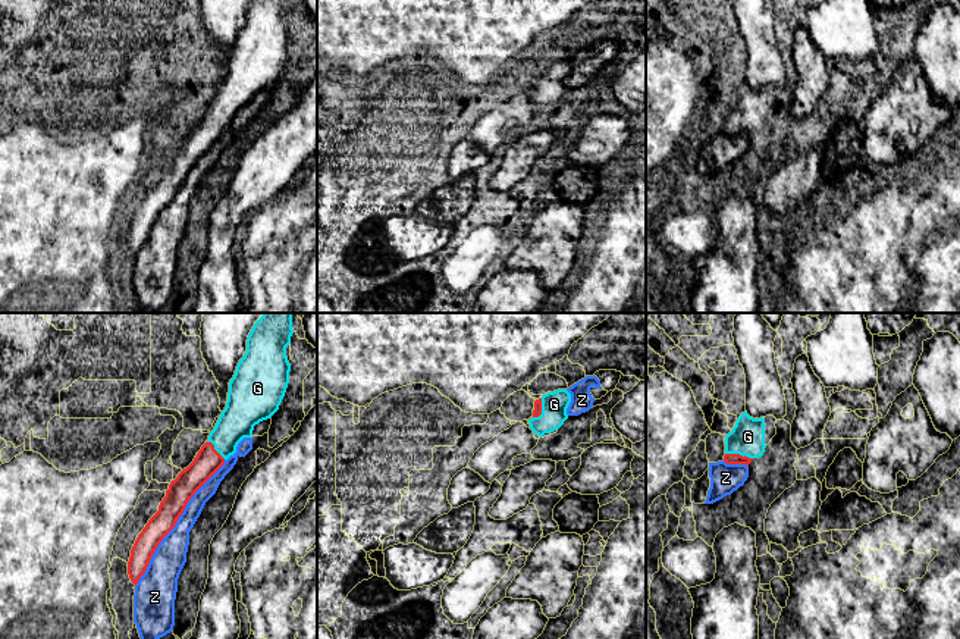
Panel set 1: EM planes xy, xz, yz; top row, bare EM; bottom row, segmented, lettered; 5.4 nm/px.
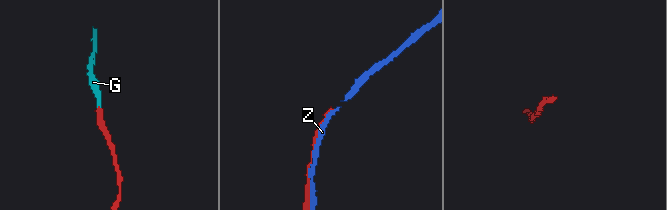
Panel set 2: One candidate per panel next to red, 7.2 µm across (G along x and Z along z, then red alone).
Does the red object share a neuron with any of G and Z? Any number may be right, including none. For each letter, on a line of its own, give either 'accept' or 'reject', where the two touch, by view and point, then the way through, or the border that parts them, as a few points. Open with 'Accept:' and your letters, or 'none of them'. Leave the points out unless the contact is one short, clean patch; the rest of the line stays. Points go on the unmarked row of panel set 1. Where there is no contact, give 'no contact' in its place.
Accept: G
G: accept | yz (739, 125) | across yz (730, 130), (739, 125), (747, 107)
Z: reject | xy (175, 194)

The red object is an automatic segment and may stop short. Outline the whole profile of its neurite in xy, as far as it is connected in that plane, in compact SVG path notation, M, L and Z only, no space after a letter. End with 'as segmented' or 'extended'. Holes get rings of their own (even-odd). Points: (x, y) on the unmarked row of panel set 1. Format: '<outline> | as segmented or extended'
M251 0L247 22L229 53L226 78L210 103L208 112L201 118L194 132L170 153L159 182L148 191L131 220L128 245L134 256L145 244L159 214L175 198L194 165L236 123L236 118L244 109L252 107L255 95L270 90L279 81L289 54L291 35L286 18L291 15L292 4L294 0Z | extended

